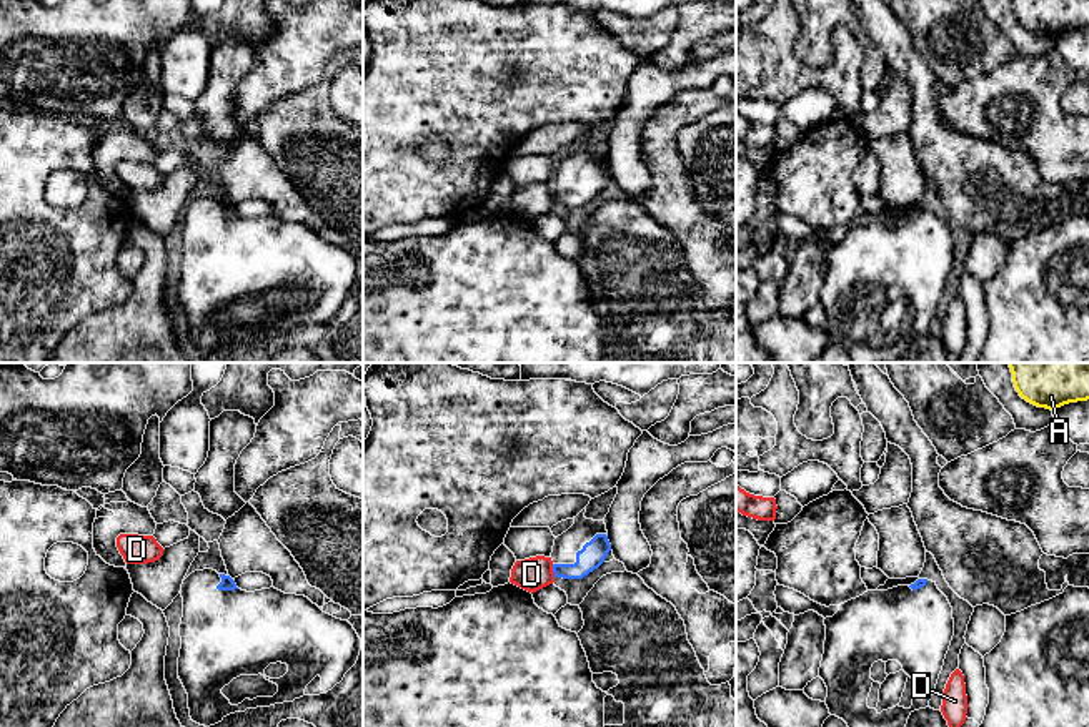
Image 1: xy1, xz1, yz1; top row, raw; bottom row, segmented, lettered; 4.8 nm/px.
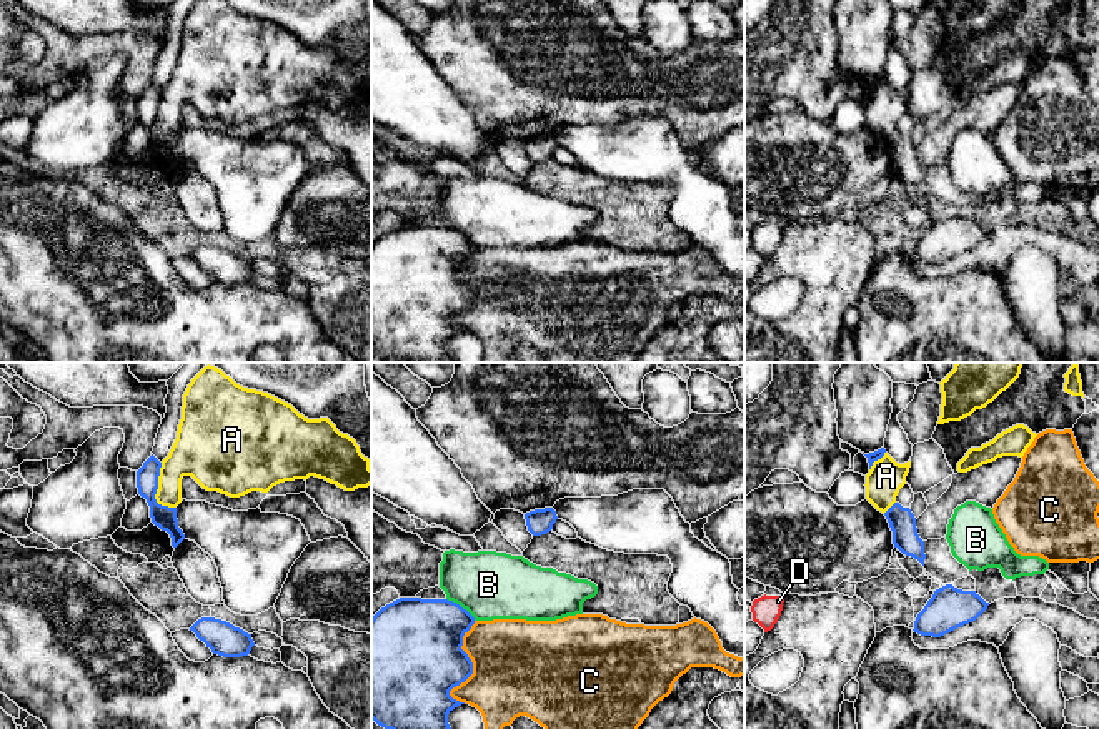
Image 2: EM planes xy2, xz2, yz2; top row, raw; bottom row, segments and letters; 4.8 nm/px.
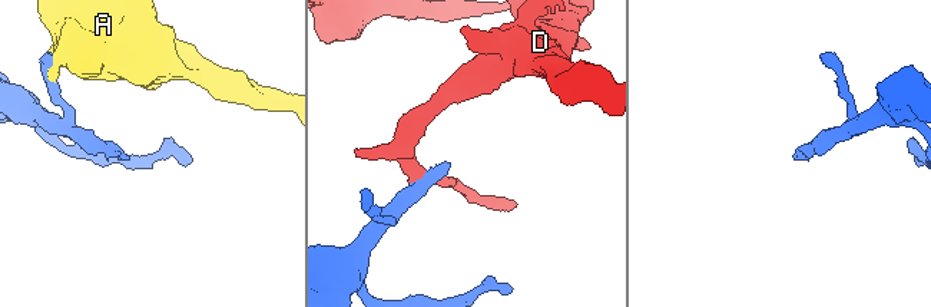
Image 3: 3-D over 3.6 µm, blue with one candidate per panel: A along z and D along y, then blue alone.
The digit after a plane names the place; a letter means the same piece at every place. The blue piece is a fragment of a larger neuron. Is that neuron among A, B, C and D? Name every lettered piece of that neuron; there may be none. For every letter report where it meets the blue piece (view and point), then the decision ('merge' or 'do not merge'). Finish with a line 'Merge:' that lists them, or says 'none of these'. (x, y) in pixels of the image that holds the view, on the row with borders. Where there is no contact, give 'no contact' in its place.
A: xy2 (155, 491) | do not merge
B: xz2 (460, 606) | do not merge
C: xz2 (472, 664) | do not merge
D: xz1 (553, 571) | do not merge
Merge: none of these

